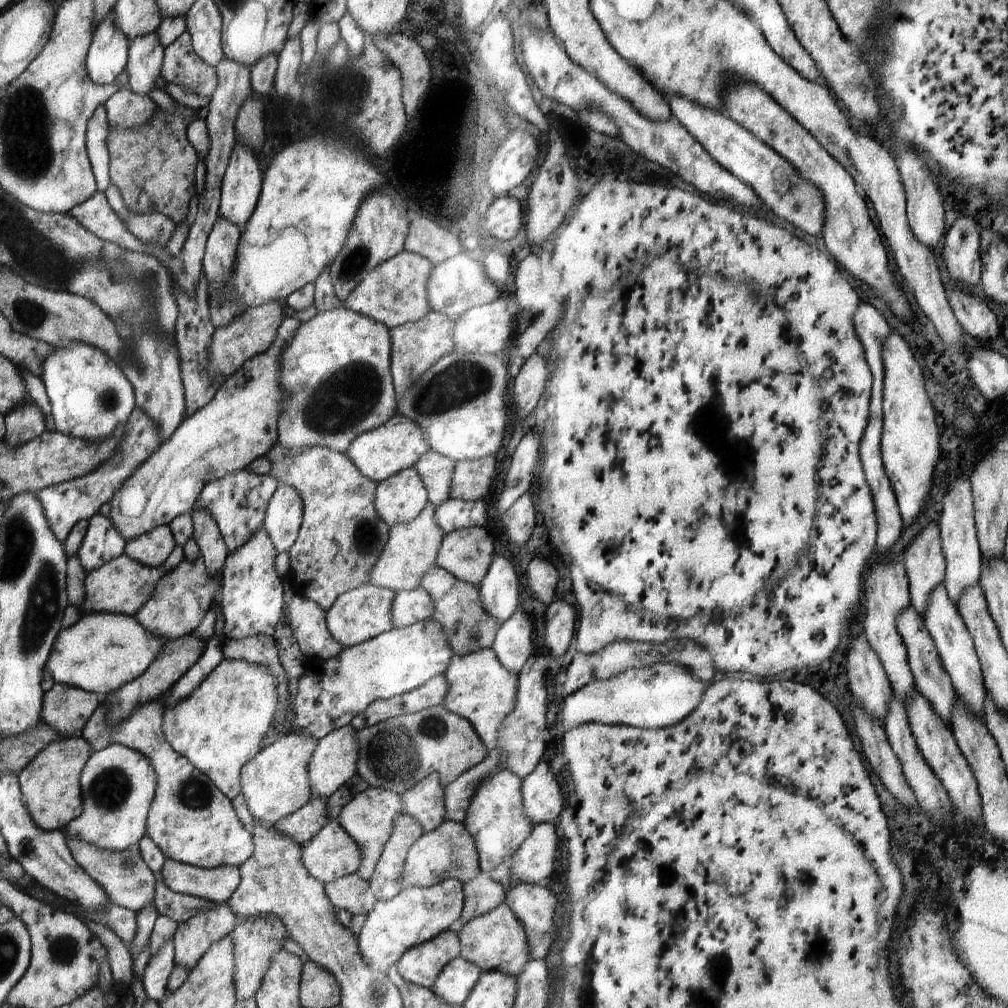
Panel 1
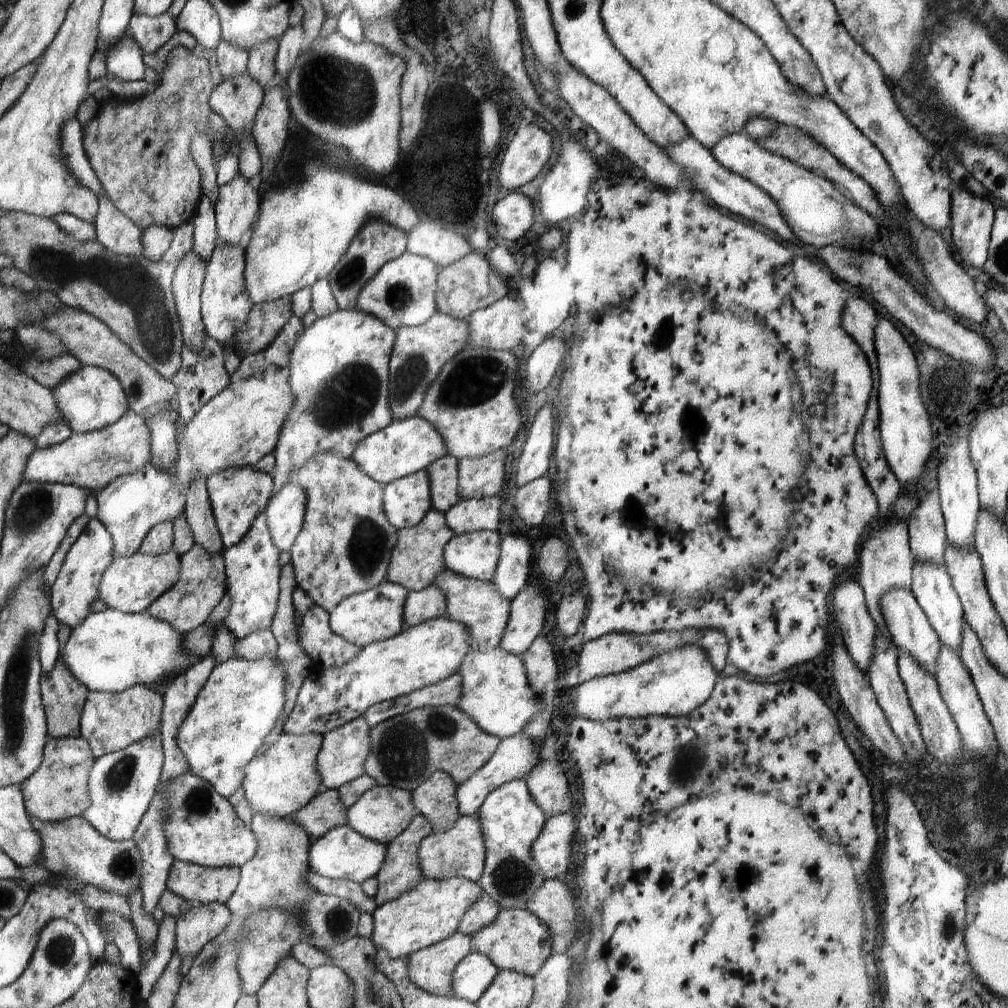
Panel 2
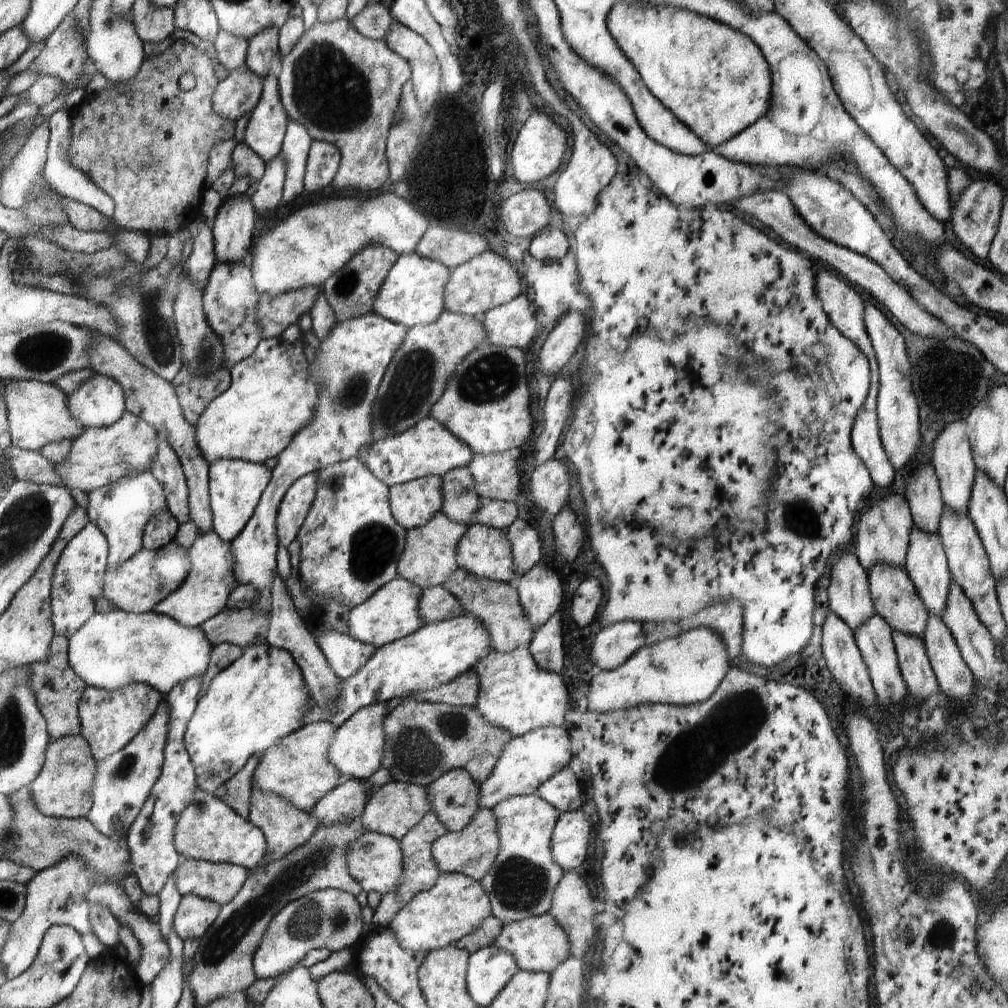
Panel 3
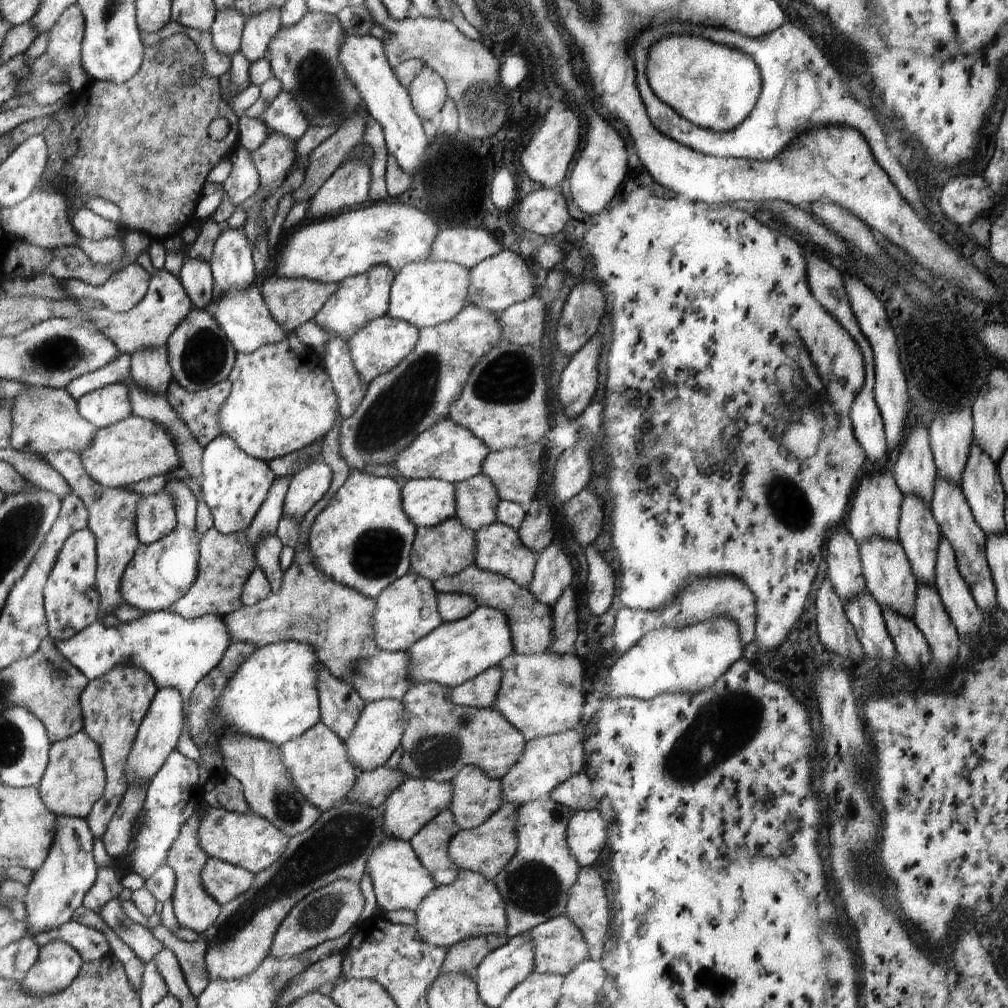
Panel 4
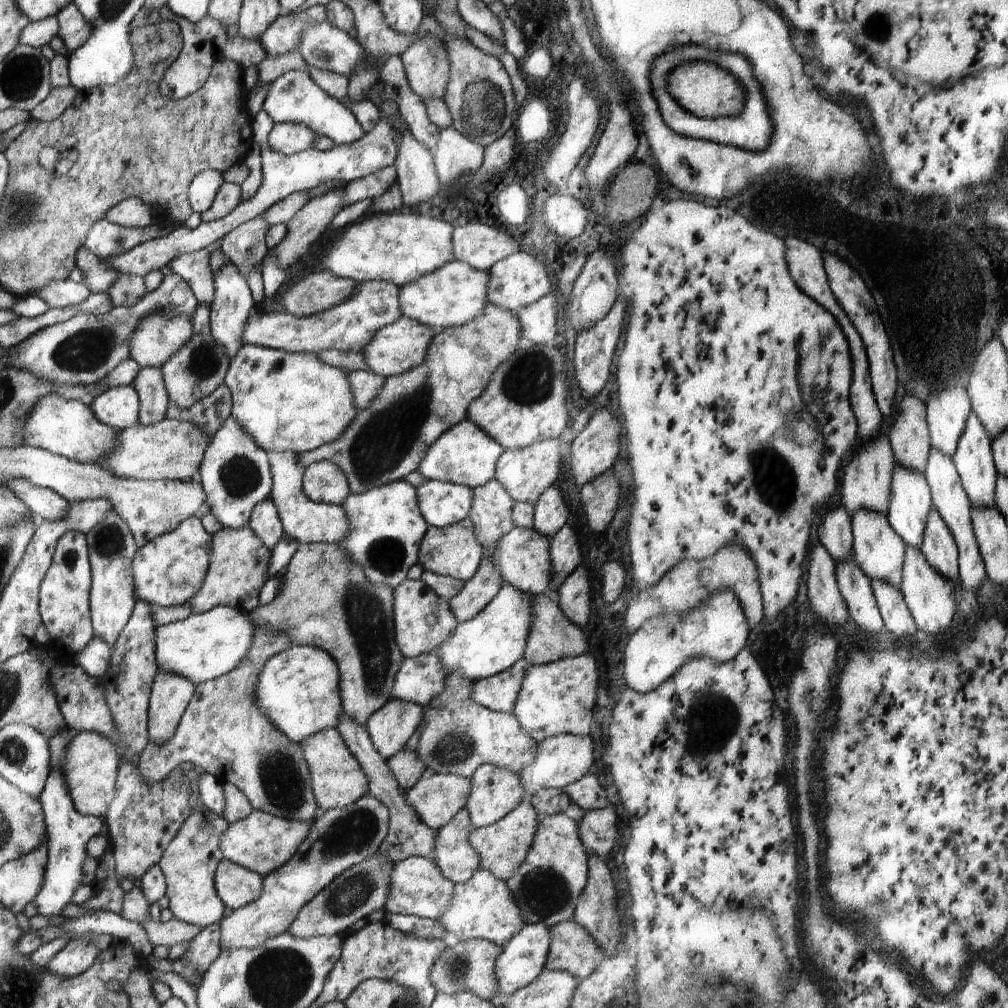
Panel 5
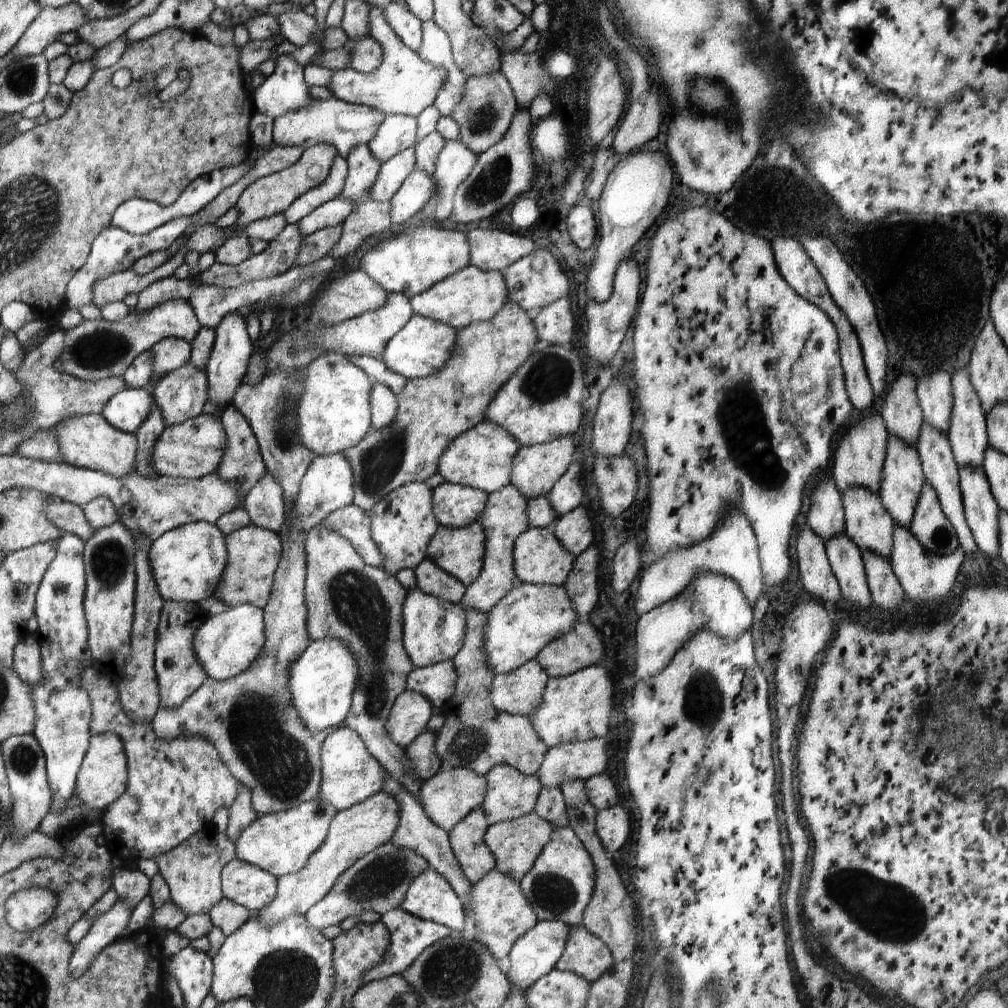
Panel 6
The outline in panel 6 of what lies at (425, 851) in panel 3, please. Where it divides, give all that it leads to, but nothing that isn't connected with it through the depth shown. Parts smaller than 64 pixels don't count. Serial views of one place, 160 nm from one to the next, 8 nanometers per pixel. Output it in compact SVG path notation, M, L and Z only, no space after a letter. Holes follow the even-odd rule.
M480 806L462 819L450 832L451 848L459 859L464 876L476 884L495 868L495 855L488 848L484 835L491 824Z

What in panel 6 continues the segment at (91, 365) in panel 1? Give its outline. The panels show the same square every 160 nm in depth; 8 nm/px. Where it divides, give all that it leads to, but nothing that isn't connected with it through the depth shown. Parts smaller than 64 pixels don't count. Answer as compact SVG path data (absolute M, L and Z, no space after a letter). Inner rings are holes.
M126 387L108 400L101 415L122 432L135 434L154 406L155 400L147 388Z

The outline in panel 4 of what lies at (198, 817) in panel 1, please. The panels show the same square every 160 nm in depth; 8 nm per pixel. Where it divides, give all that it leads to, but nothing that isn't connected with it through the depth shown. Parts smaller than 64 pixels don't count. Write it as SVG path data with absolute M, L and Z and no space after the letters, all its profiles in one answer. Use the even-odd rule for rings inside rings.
M119 666L108 675L92 680L82 693L83 732L92 738L102 750L103 766L106 770L106 786L103 796L92 807L86 820L93 838L104 835L112 816L126 793L128 780L125 767L131 755L132 744L138 739L140 724L151 708L152 700L159 691L154 678L148 676L140 666ZM203 807L199 812L199 844L210 857L246 868L254 874L271 867L287 851L290 838L274 824L256 814L229 812L224 808Z

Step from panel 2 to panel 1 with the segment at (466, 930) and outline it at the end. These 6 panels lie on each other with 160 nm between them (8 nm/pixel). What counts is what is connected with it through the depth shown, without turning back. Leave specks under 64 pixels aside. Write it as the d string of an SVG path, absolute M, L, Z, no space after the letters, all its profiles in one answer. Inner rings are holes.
M482 872L476 876L476 879L467 883L466 894L466 907L463 916L460 916L461 925L470 922L476 916L482 916L482 914L494 910L496 906L505 902L504 886Z

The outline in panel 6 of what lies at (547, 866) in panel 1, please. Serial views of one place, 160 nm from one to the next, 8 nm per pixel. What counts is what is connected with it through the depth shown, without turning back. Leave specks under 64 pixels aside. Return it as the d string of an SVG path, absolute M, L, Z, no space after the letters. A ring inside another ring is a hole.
M620 805L597 812L595 827L604 848L613 852L626 844L626 824L630 832L630 820L626 822L626 810Z

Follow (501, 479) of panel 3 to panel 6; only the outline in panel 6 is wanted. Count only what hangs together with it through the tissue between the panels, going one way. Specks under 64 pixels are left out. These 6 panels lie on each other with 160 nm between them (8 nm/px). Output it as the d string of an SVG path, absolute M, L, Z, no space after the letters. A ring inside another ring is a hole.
M568 437L550 441L548 444L521 446L518 455L515 456L514 467L512 467L511 484L519 489L528 500L537 496L548 496L564 472L570 470L568 466L571 466L572 454L574 454L574 442Z

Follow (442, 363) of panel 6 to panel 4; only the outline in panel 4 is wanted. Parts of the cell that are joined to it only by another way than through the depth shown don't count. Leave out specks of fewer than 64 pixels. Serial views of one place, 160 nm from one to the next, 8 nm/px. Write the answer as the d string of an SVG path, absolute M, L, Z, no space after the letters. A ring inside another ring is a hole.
M385 315L380 316L380 319L372 320L367 327L360 328L355 336L348 338L346 346L348 346L356 374L368 386L381 375L391 372L400 363L403 363L414 351L417 343L419 343L419 330L414 325Z

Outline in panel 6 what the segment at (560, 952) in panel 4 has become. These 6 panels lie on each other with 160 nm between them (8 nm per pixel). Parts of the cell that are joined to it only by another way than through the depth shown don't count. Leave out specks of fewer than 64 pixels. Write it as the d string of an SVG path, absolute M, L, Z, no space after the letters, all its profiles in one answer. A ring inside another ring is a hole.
M582 925L571 927L570 939L567 940L566 950L556 963L556 968L573 972L593 983L606 974L614 965L611 949L604 944L600 937L589 933Z

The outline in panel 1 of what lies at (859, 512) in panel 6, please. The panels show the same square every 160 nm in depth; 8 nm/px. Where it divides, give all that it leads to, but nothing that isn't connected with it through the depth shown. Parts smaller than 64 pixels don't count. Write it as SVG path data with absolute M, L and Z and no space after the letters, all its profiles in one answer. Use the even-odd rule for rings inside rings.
M910 605L898 617L896 628L898 628L900 636L902 636L907 651L908 665L914 678L916 691L920 692L928 700L928 704L934 708L934 714L940 716L942 724L951 727L952 710L956 708L957 703L956 693L948 674L944 672L944 666L940 662L934 640L929 636L924 620L916 614L914 608Z

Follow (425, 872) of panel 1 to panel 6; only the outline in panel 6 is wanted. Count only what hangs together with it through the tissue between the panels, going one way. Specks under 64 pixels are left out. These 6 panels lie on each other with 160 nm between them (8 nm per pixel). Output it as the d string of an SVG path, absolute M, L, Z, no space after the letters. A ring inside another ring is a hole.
M532 811L530 815L521 816L519 819L494 823L487 828L484 840L495 855L495 869L521 881L535 866L535 860L542 854L543 848L550 843L552 834L554 834L554 826Z

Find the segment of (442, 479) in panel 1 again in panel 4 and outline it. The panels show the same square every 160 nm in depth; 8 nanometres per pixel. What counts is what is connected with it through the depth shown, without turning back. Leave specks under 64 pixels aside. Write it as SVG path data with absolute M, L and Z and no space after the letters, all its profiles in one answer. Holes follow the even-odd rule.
M484 474L455 484L456 515L467 529L480 530L495 523L501 502L499 492Z

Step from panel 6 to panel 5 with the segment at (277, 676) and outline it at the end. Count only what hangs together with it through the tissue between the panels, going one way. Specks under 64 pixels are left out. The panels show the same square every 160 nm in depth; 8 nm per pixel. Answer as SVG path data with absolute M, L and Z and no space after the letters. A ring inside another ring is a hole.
M255 628L254 643L247 652L246 658L239 666L232 668L227 675L219 679L206 681L195 686L194 698L184 711L179 726L172 738L166 743L148 743L147 748L139 756L139 775L145 783L159 783L166 779L176 768L185 765L200 767L203 771L220 778L222 781L235 784L251 801L254 809L270 813L272 816L308 821L315 820L319 814L318 801L311 787L311 769L299 743L292 742L256 704L256 680L267 660L291 647L291 637L271 628Z

